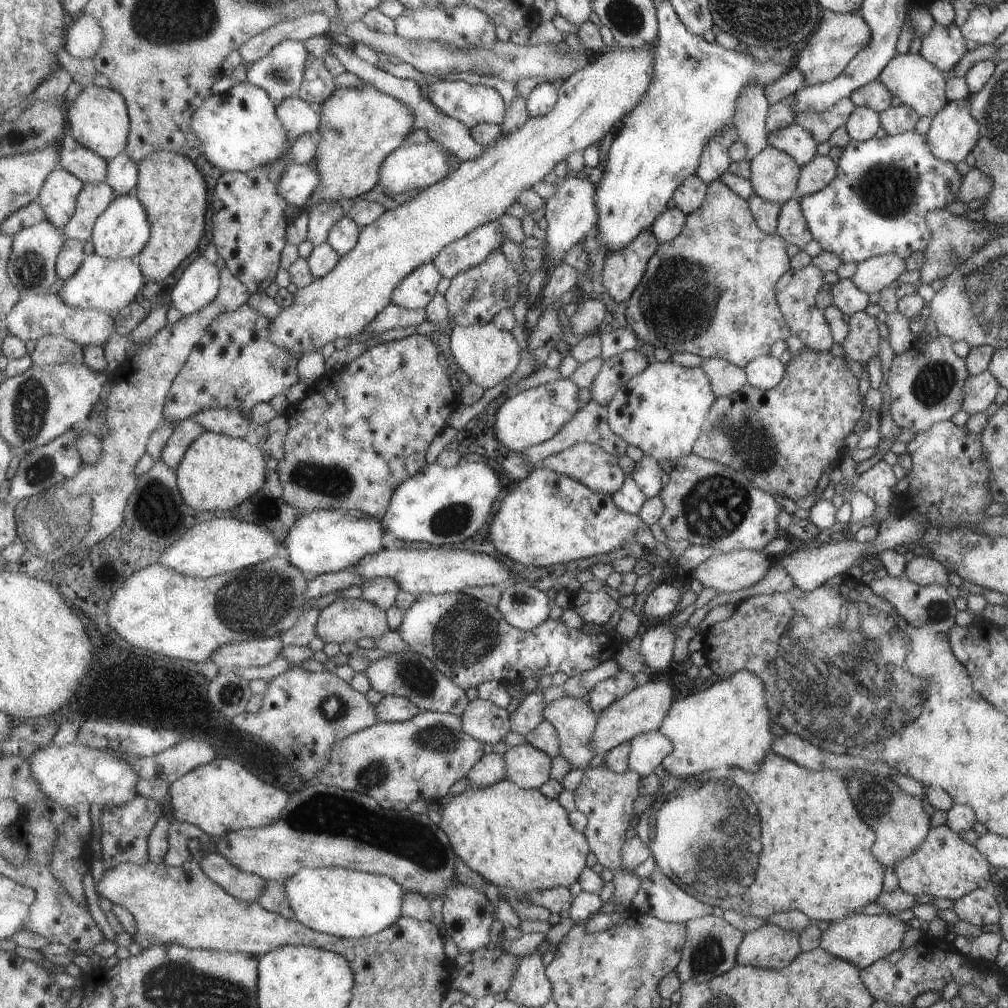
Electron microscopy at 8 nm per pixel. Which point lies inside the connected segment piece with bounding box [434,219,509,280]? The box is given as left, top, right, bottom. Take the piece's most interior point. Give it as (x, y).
(474, 249)

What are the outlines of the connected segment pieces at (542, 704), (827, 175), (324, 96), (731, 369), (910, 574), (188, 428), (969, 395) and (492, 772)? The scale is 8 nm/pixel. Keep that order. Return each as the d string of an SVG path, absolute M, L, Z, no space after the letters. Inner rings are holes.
M535 689L510 714L513 732L527 736L546 719L544 710L548 704L545 702L544 696L543 691Z
M815 154L801 167L794 198L798 200L803 195L810 195L827 186L836 175L838 166L839 163L833 162L827 155Z
M309 53L302 88L295 96L319 108L330 96L334 96L337 88L336 77L329 72L323 58L319 60Z
M717 357L701 358L699 368L707 375L711 392L715 397L729 396L746 384L744 369Z
M913 556L904 566L902 576L918 584L940 584L946 587L949 584L948 571L931 556Z
M194 418L179 421L176 424L176 431L169 439L168 445L162 452L162 460L167 466L177 469L183 458L187 454L189 447L195 442L206 430Z
M985 369L966 378L962 386L962 409L968 414L984 412L997 394L997 379Z
M486 754L475 766L470 770L467 778L468 787L485 788L503 779L508 778L508 770L505 757L501 754Z

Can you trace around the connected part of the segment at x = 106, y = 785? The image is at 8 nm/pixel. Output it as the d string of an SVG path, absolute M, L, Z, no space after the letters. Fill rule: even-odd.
M79 742L59 746L51 743L30 758L34 777L49 799L73 806L81 803L104 807L124 807L138 795L140 776L134 766L111 750L100 751Z

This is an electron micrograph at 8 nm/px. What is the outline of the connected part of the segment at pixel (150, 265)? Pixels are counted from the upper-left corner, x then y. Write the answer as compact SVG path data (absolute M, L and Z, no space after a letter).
M156 150L148 154L139 162L138 185L135 188L135 195L146 206L151 223L151 238L147 241L137 262L142 268L143 274L149 281L165 281L173 274L181 263L195 252L206 233L208 215L211 213L209 206L209 187L206 176L199 170L199 167L186 155L166 150Z

